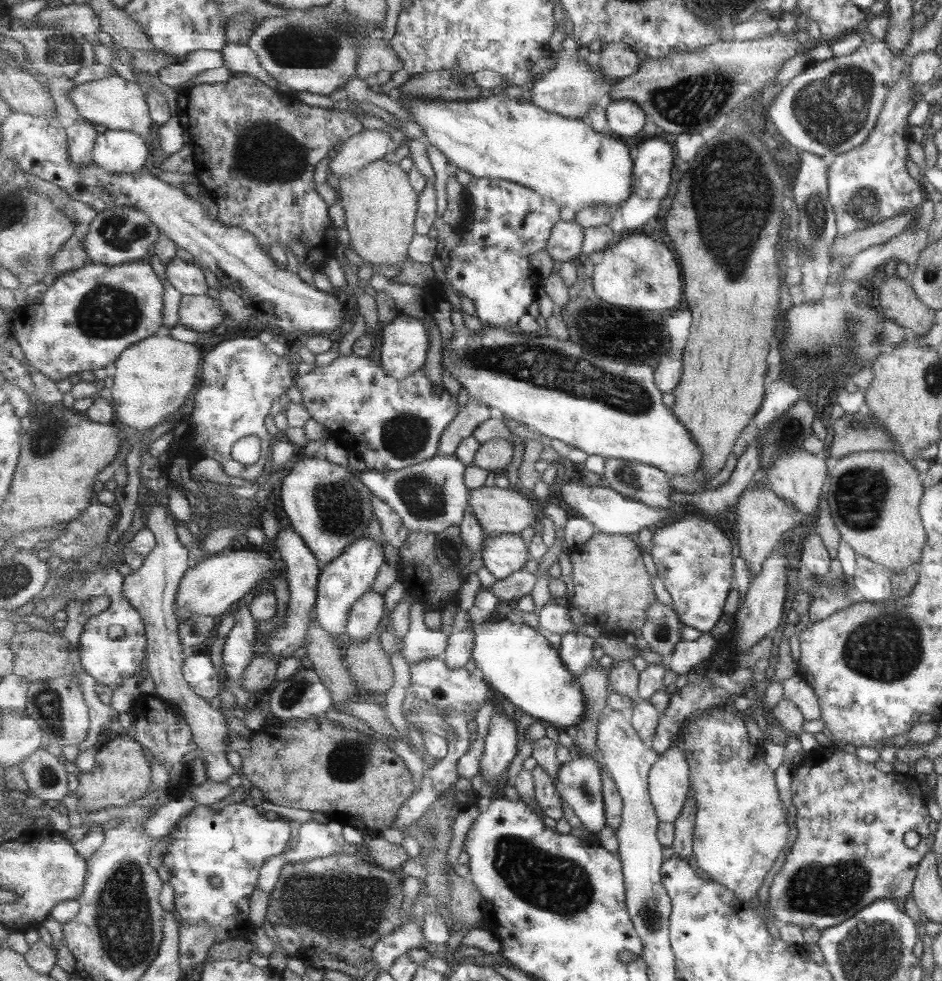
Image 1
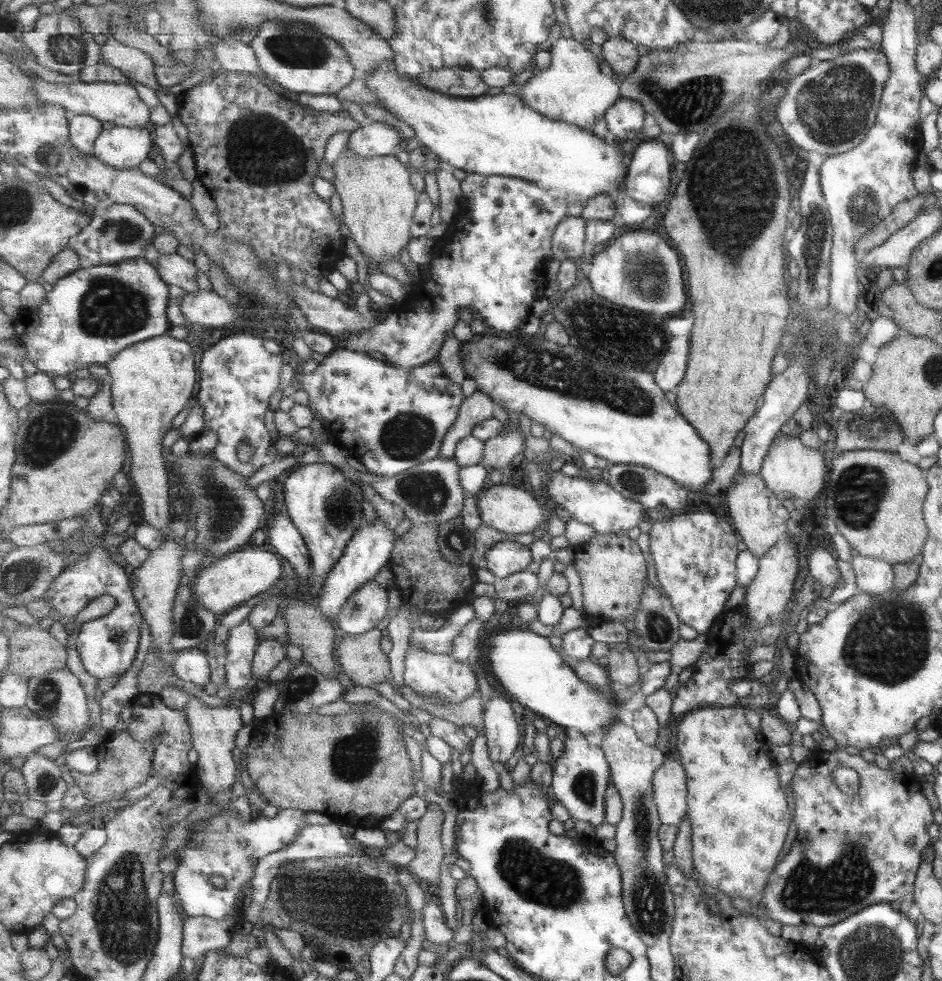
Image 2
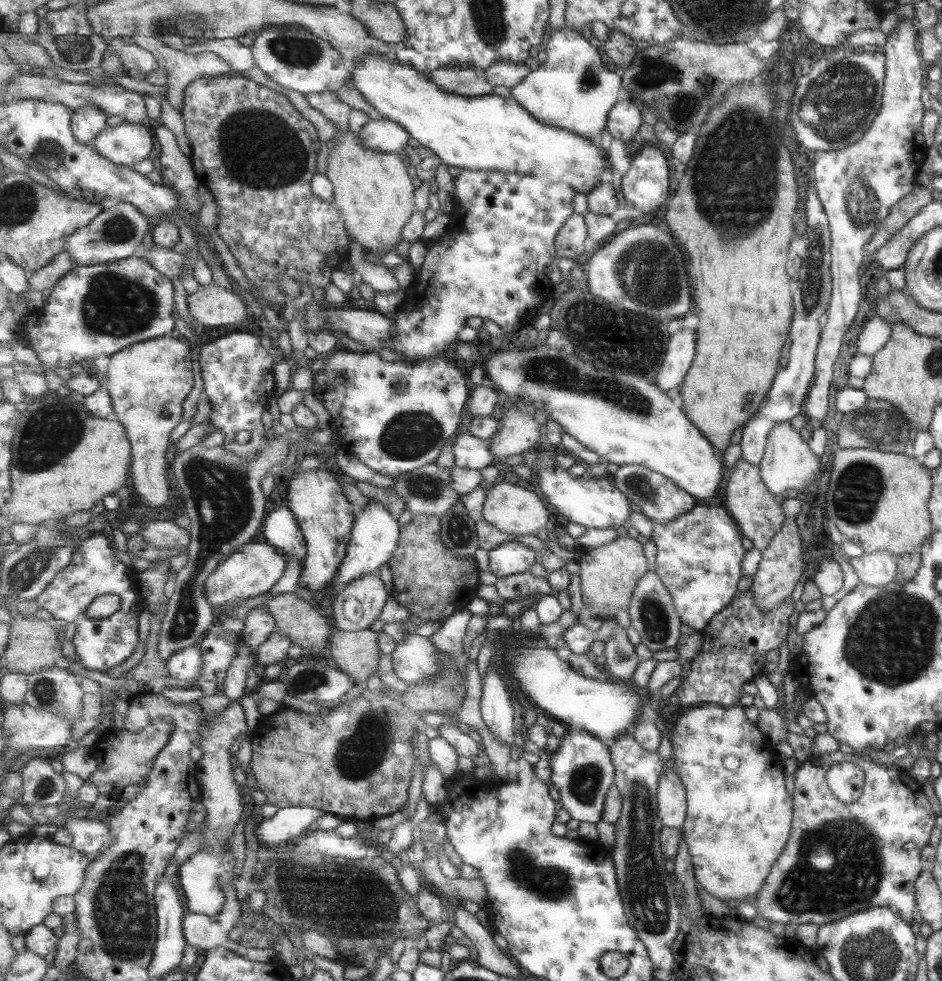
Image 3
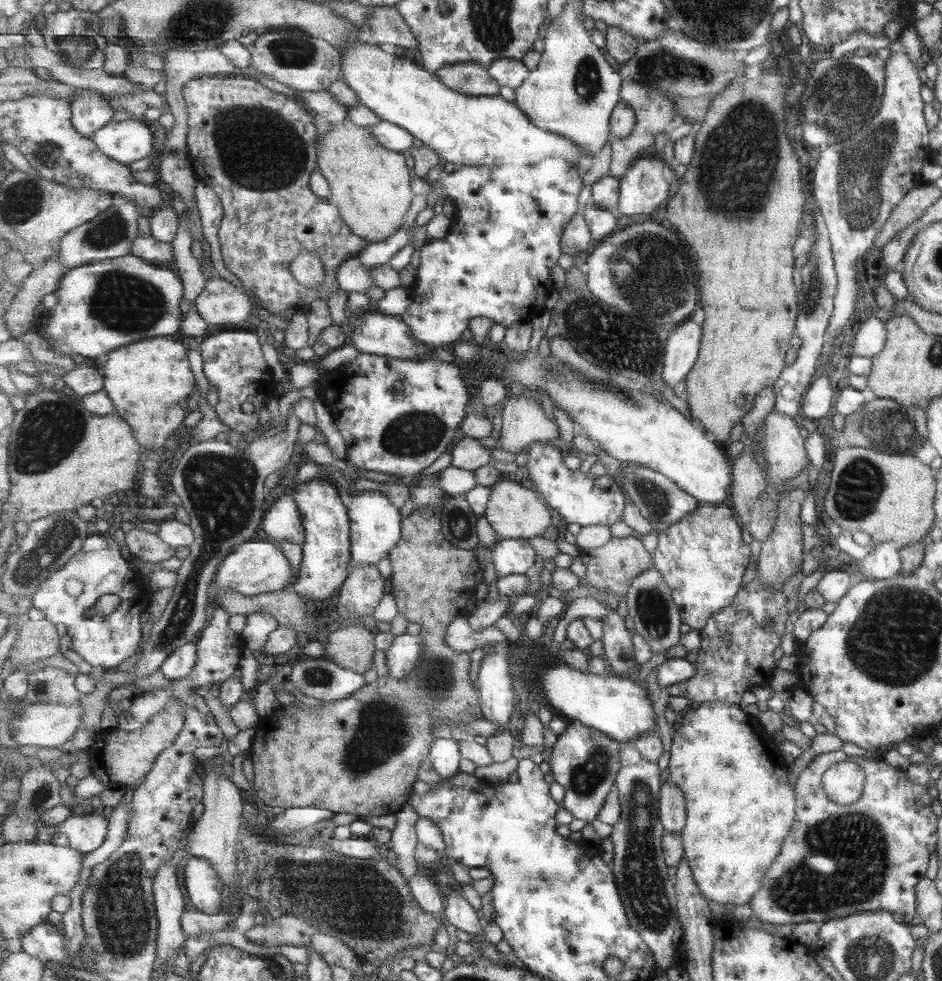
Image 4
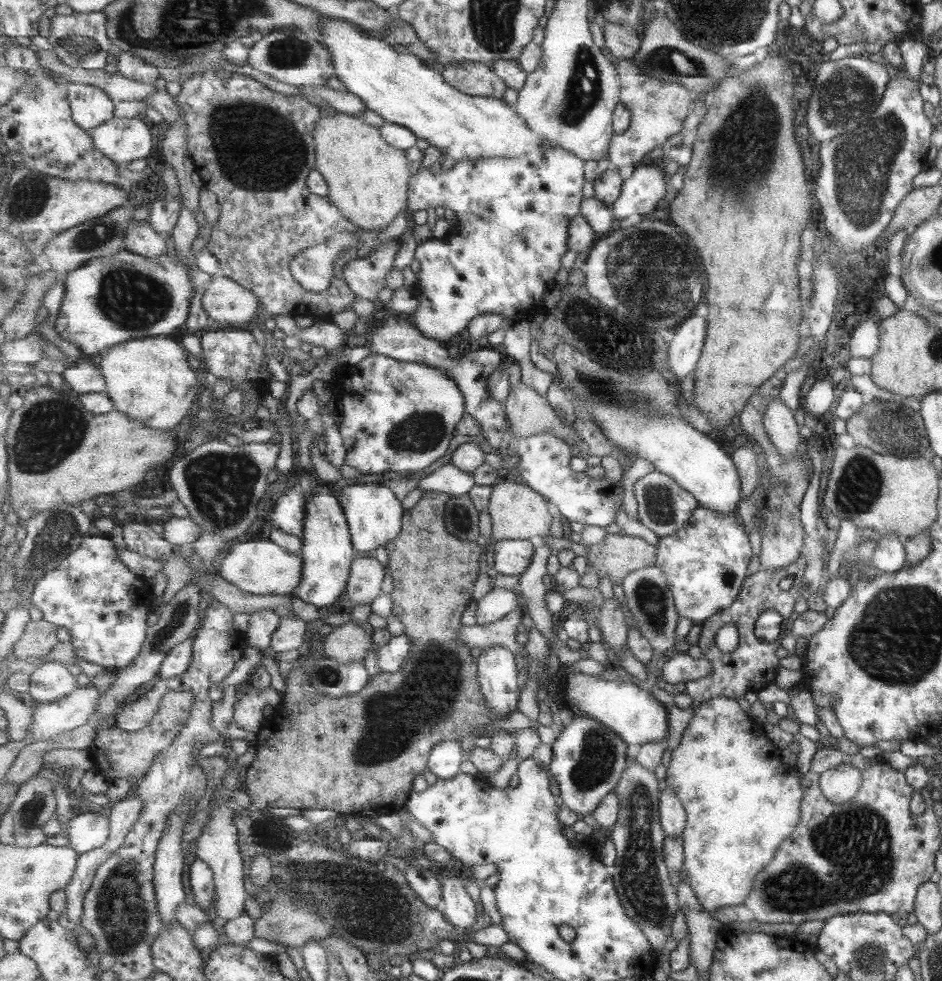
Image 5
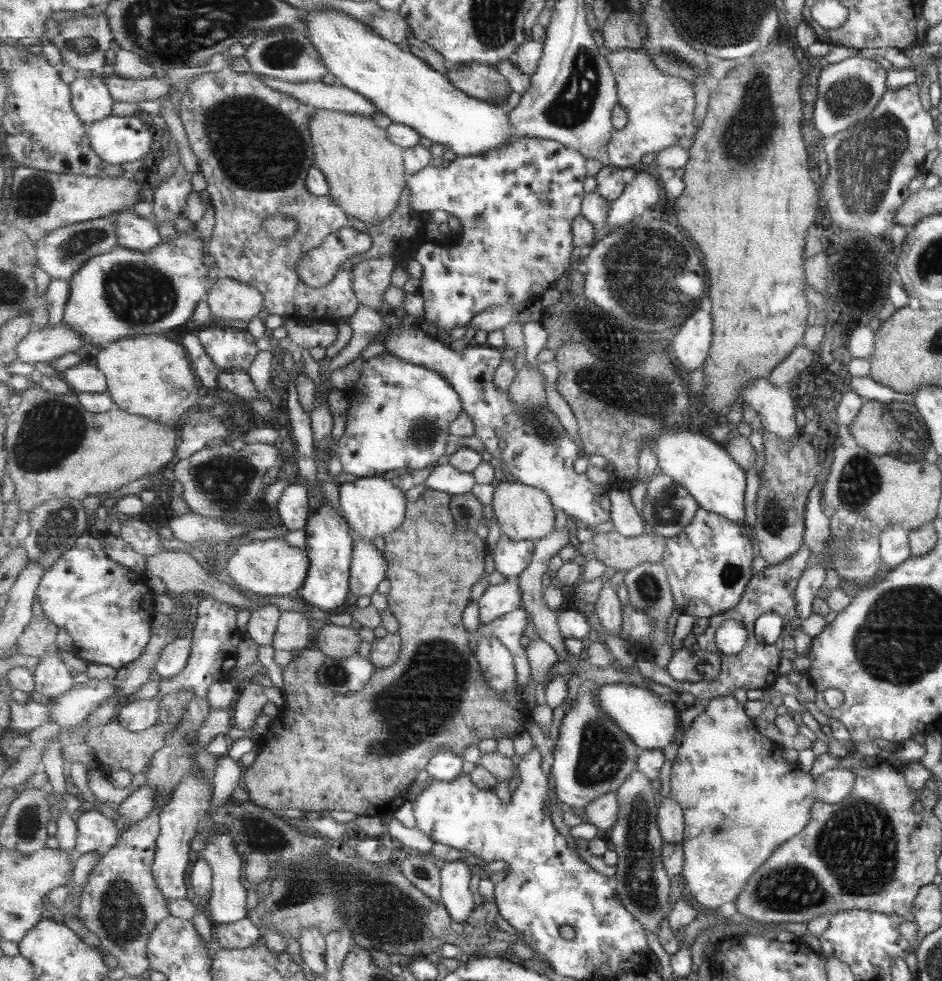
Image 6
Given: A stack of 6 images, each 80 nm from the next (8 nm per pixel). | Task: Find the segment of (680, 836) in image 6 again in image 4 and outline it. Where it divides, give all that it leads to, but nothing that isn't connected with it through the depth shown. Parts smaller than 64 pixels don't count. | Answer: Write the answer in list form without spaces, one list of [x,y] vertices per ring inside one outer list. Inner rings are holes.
[[[665,777],[659,799],[660,817],[669,832],[681,832],[688,821],[686,794]]]

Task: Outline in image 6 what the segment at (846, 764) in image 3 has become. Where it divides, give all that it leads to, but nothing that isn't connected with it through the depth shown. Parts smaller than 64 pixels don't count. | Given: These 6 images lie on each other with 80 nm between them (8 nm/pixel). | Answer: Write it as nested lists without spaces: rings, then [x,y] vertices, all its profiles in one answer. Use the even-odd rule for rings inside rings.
[[[725,695],[713,699],[705,710],[698,715],[690,725],[690,728],[684,732],[681,738],[677,757],[674,759],[671,767],[671,794],[679,801],[679,804],[686,812],[686,833],[684,834],[684,871],[682,872],[683,885],[690,889],[692,896],[701,903],[704,908],[717,909],[723,906],[724,902],[736,903],[738,898],[742,896],[742,892],[746,889],[748,882],[752,876],[769,861],[779,845],[783,844],[788,838],[794,837],[801,832],[803,826],[806,825],[809,818],[810,806],[815,802],[826,802],[835,804],[841,802],[852,792],[856,776],[846,768],[836,768],[822,772],[817,778],[813,778],[810,772],[803,770],[803,766],[799,766],[796,762],[787,762],[787,754],[783,754],[785,745],[778,745],[775,741],[770,740],[767,736],[763,736],[757,730],[757,724],[752,717],[747,716],[745,705],[737,702],[734,695]]]

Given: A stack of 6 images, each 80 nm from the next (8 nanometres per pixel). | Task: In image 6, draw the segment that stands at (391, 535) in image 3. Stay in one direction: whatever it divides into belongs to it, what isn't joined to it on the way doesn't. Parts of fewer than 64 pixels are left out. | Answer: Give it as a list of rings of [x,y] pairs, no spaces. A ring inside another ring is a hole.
[[[380,476],[357,478],[355,482],[340,485],[340,494],[344,518],[349,521],[350,529],[362,540],[373,542],[377,536],[386,538],[387,535],[399,531],[399,527],[405,523],[409,503],[405,493],[399,487],[395,487],[393,480],[385,480]]]

